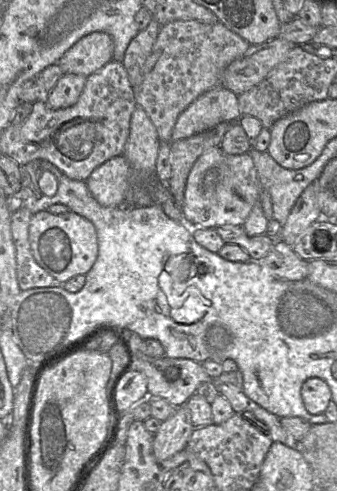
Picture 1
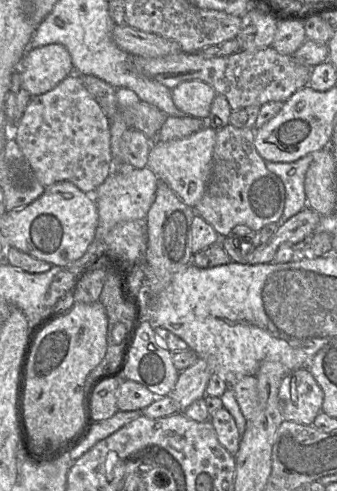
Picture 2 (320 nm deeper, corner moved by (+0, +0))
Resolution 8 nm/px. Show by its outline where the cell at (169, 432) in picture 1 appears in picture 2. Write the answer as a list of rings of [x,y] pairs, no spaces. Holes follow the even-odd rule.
[[[202,358],[180,372],[174,389],[169,394],[178,404],[178,412],[184,411],[196,400],[206,396],[206,388],[214,372]]]

